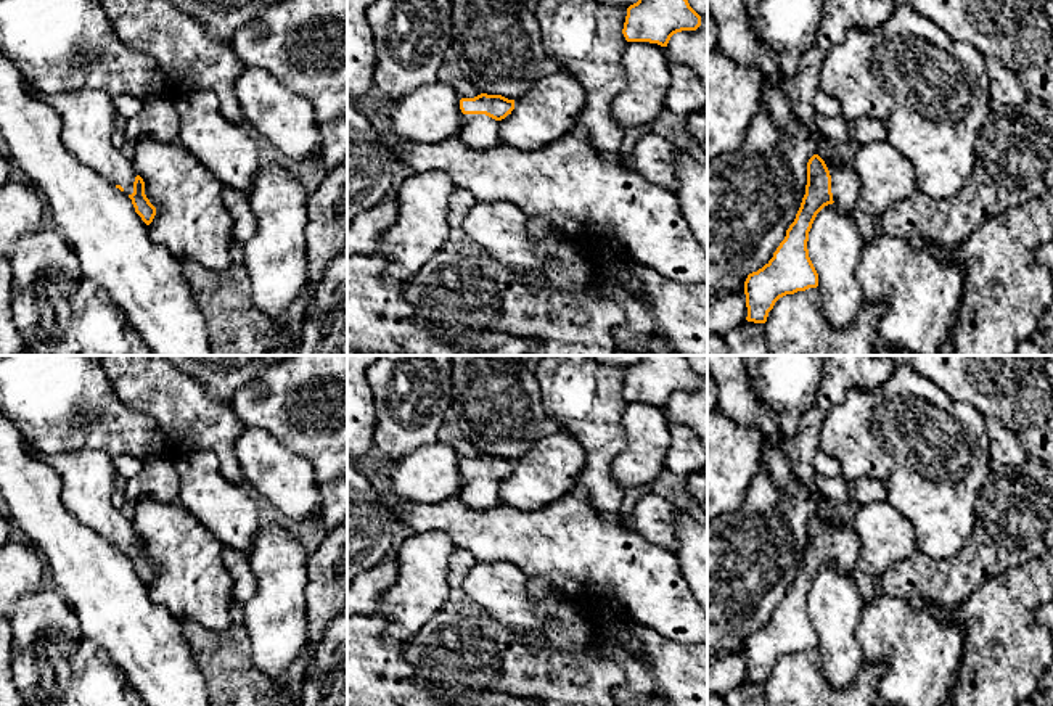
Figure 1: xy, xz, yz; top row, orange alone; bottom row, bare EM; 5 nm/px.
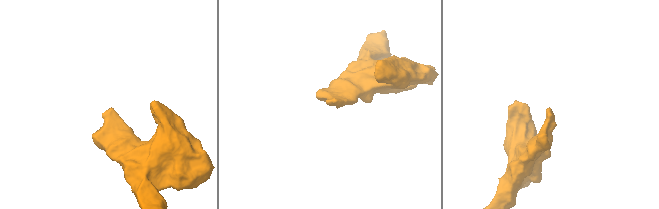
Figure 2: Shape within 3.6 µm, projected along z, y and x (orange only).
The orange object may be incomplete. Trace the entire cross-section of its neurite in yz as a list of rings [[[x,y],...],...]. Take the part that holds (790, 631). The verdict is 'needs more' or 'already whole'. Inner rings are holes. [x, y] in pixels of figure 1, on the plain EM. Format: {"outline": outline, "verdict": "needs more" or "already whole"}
{"outline": [[[813,515],[807,523],[807,545],[794,582],[773,618],[744,642],[748,682],[765,683],[775,663],[797,651],[818,646],[818,634],[809,618],[809,592],[817,574],[828,564],[852,573],[860,539],[850,523],[834,526]]], "verdict": "needs more"}

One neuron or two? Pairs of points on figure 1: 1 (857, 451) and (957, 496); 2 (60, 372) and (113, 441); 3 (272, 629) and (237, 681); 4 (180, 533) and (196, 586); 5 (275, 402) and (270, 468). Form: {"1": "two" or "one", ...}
{"1": "one", "2": "one", "3": "two", "4": "one", "5": "two"}

